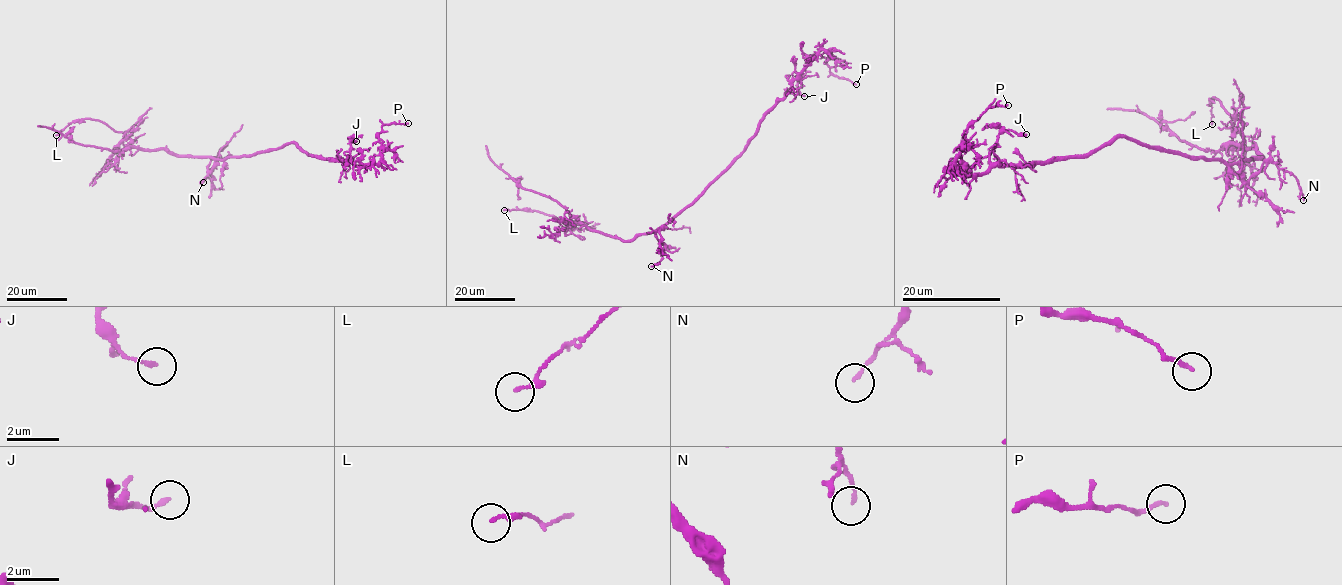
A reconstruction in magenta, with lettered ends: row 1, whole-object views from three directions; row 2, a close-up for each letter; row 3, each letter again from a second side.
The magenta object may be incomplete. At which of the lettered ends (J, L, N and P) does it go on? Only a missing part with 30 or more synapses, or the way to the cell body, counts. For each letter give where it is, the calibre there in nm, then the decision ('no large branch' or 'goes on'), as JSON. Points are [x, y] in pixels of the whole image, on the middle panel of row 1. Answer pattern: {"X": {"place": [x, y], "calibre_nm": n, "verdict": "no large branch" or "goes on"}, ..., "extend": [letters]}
{"J": {"place": [804, 96], "calibre_nm": 160, "verdict": "no large branch"}, "L": {"place": [504, 210], "calibre_nm": 180, "verdict": "no large branch"}, "N": {"place": [651, 266], "calibre_nm": 130, "verdict": "no large branch"}, "P": {"place": [856, 84], "calibre_nm": 150, "verdict": "no large branch"}, "extend": []}

